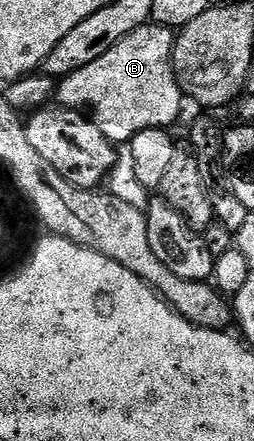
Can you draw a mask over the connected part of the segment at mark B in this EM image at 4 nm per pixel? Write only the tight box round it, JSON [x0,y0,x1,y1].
[55,23,183,143]

